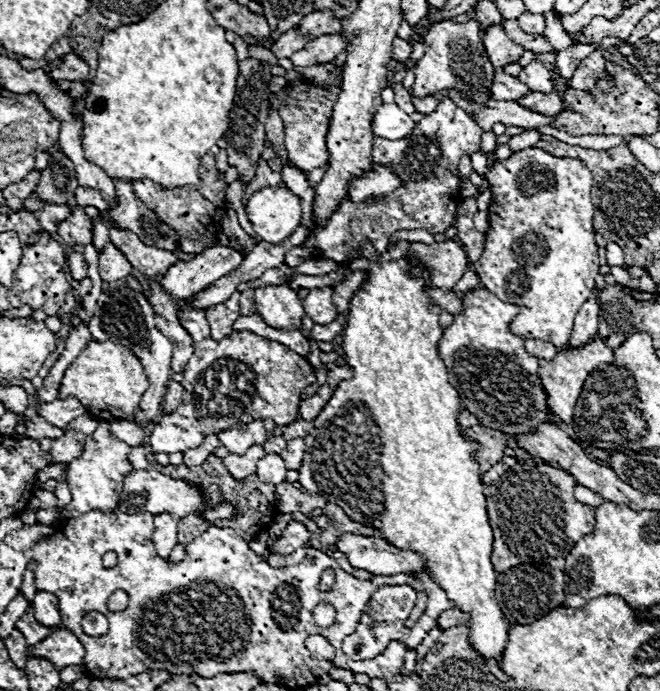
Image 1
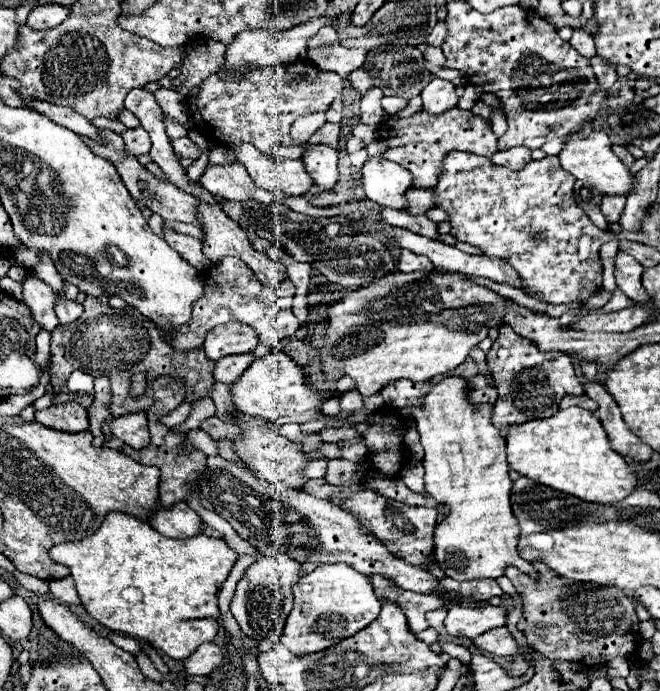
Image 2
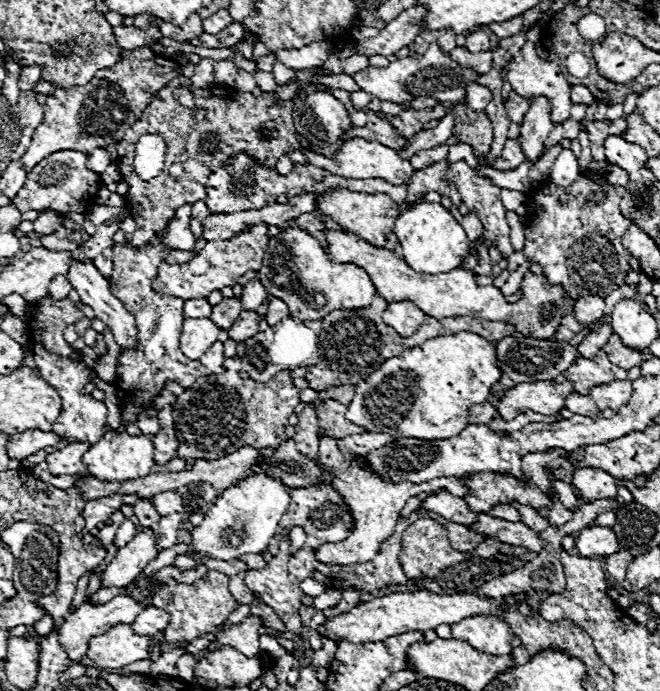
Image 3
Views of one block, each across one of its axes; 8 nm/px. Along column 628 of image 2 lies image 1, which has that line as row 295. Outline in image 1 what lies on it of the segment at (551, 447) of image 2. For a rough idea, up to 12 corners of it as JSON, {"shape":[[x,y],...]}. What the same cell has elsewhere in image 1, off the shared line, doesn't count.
{"shape":[[466,292],[438,354],[464,408],[508,436],[544,422],[520,306]]}

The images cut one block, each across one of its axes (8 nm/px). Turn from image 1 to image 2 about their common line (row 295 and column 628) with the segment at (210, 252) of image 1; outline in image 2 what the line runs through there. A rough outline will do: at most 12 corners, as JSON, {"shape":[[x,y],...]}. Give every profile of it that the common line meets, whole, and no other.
{"shape":[[606,132],[572,136],[558,158],[602,196],[628,196],[636,176]]}

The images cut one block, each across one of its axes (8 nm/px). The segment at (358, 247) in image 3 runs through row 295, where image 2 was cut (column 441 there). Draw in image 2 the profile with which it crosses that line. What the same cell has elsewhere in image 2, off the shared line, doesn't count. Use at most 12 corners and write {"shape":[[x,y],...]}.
{"shape":[[442,378],[412,408],[426,492],[450,508],[434,556],[454,580],[520,558],[506,440]]}

